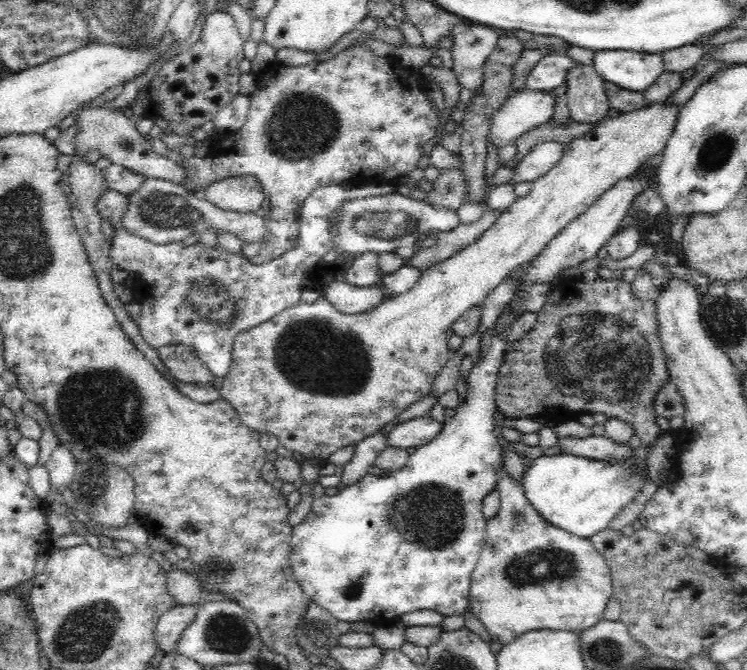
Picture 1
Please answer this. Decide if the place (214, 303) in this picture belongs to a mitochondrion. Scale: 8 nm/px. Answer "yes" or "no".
yes

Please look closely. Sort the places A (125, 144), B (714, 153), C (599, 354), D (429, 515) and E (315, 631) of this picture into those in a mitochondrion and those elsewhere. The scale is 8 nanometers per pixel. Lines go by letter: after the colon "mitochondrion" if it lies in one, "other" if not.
A: mitochondrion
B: mitochondrion
C: mitochondrion
D: mitochondrion
E: mitochondrion

